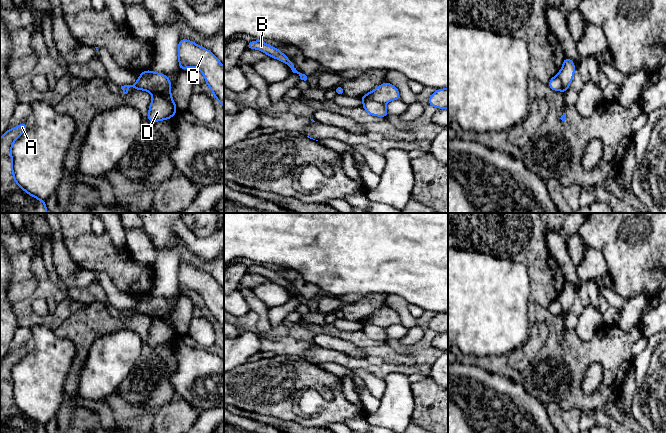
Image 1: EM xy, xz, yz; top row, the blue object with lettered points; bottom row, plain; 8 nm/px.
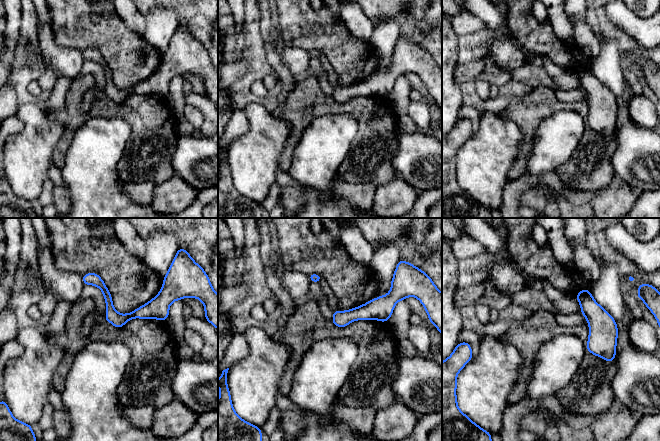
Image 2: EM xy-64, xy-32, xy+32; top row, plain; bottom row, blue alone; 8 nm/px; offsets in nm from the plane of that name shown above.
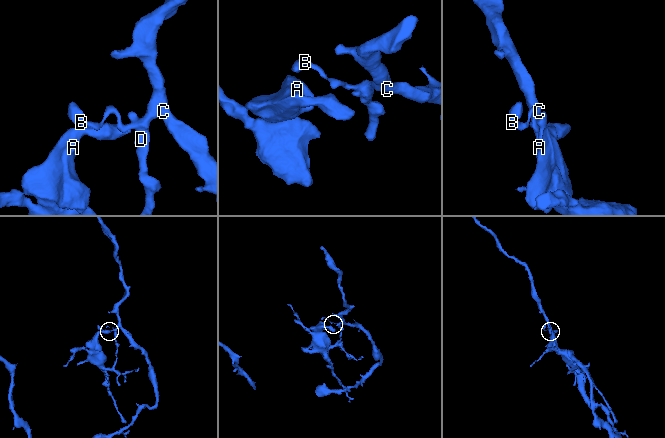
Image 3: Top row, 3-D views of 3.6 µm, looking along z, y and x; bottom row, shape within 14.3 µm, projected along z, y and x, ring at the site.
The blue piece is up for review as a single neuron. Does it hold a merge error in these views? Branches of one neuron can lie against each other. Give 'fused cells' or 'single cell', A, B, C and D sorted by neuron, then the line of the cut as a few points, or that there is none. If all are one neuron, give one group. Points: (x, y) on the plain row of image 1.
fused cells; A D / B C; cut in xy along (170, 313), (154, 309), (149, 315)

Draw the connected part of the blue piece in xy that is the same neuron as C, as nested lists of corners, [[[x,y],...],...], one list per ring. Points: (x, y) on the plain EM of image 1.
[[[180,263],[178,285],[181,295],[188,291],[195,291],[201,295],[215,324],[219,325],[224,333],[224,290],[213,276],[191,264]]]

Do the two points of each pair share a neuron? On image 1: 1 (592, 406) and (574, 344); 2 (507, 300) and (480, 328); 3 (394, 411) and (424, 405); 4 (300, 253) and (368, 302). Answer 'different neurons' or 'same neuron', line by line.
1: same neuron
2: same neuron
3: different neurons
4: different neurons

